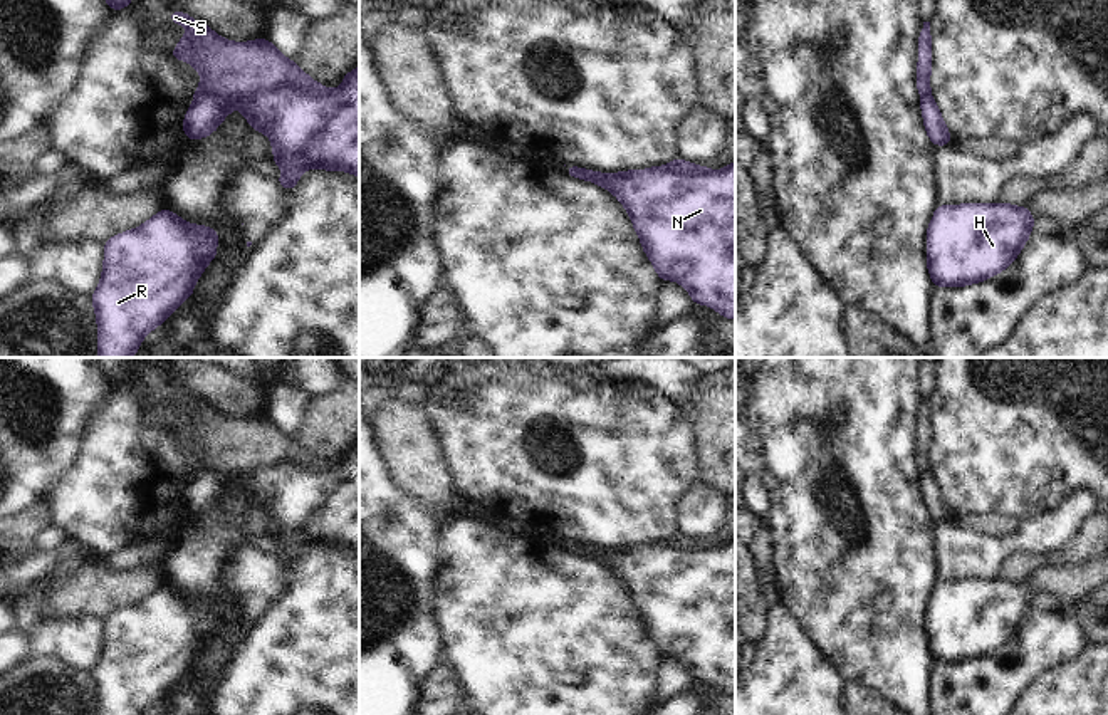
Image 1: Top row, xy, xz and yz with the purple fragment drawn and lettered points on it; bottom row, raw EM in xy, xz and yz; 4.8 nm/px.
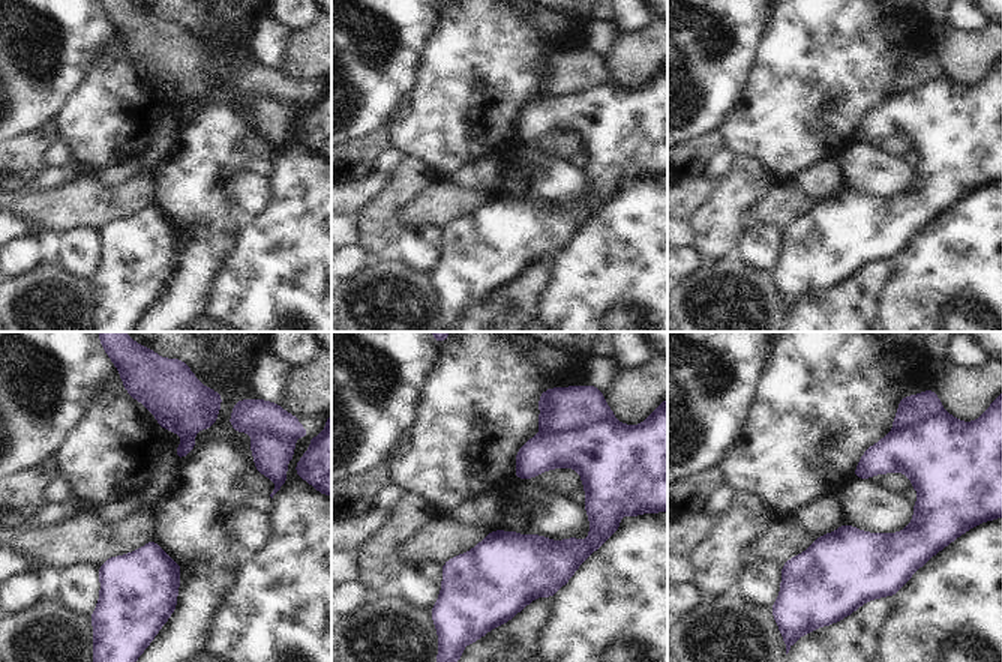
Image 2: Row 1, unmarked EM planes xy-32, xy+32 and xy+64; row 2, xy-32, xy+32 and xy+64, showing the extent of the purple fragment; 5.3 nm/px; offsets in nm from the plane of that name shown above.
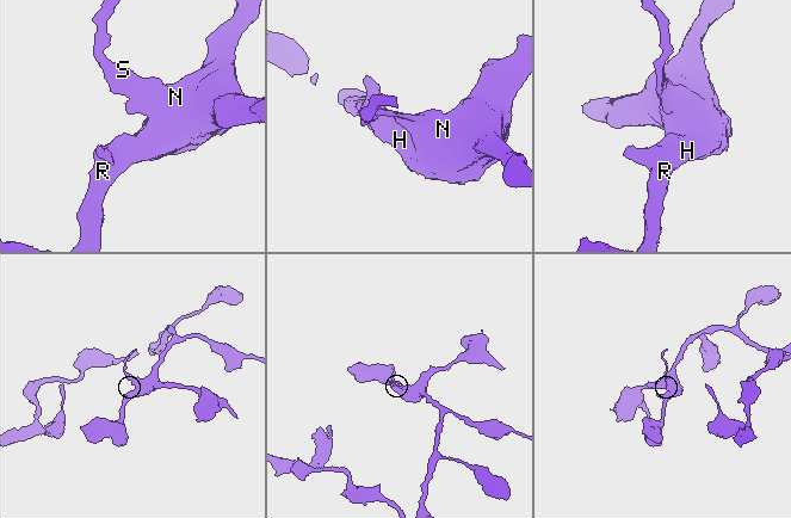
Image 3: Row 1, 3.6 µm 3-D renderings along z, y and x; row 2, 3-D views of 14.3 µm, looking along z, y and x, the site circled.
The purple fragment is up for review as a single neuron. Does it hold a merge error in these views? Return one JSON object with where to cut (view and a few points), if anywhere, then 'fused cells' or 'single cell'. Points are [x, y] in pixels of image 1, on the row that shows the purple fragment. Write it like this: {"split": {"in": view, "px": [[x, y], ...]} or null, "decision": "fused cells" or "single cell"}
{"split": {"in": "xy", "px": [[329, 89], [324, 93], [271, 89], [239, 99]]}, "decision": "fused cells"}

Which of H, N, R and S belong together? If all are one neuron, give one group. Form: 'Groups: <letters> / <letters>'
Groups: H N R / S

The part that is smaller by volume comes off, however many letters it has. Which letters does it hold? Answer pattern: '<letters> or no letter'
S

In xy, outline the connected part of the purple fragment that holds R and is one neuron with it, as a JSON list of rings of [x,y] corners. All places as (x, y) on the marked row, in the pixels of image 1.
[[[163,208],[134,230],[104,242],[102,277],[91,300],[97,321],[97,358],[133,358],[143,337],[191,294],[205,267],[217,258],[218,232],[191,225]]]

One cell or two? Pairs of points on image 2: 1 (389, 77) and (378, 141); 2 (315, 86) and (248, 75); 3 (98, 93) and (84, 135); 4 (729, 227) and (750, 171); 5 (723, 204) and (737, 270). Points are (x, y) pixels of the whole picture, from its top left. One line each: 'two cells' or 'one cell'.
1: two cells
2: one cell
3: one cell
4: one cell
5: two cells

